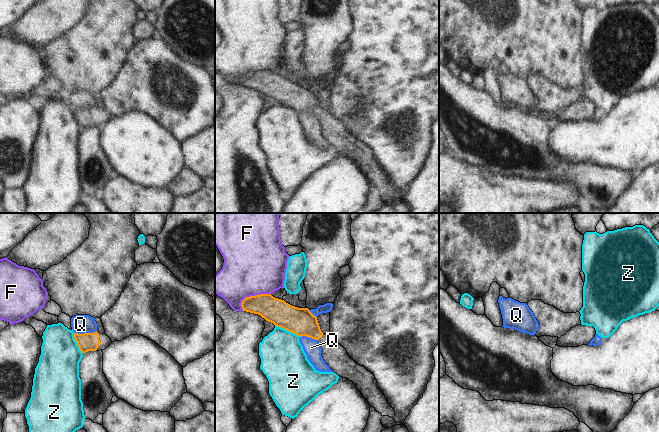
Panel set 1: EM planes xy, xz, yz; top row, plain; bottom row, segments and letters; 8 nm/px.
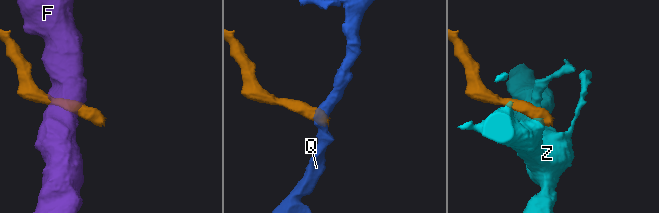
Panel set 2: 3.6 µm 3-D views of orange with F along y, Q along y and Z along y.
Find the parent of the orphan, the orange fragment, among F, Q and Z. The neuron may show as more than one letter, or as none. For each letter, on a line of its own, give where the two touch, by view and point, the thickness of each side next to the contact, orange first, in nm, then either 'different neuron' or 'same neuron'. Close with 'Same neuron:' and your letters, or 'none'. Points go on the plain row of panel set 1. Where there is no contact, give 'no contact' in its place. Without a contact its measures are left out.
F: xz (251, 72) | 200/480 nm | different neuron
Q: xy (85, 109) | 150/150 nm | different neuron
Z: xz (287, 106) | 220/360 nm | different neuron
Same neuron: none

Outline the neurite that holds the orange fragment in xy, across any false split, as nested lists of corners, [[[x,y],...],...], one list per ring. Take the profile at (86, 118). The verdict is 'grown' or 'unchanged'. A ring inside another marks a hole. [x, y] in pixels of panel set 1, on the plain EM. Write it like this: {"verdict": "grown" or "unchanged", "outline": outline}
{"verdict": "grown", "outline": [[[97,107],[84,110],[74,109],[74,115],[82,129],[104,126],[112,119],[105,109],[99,110]]]}

